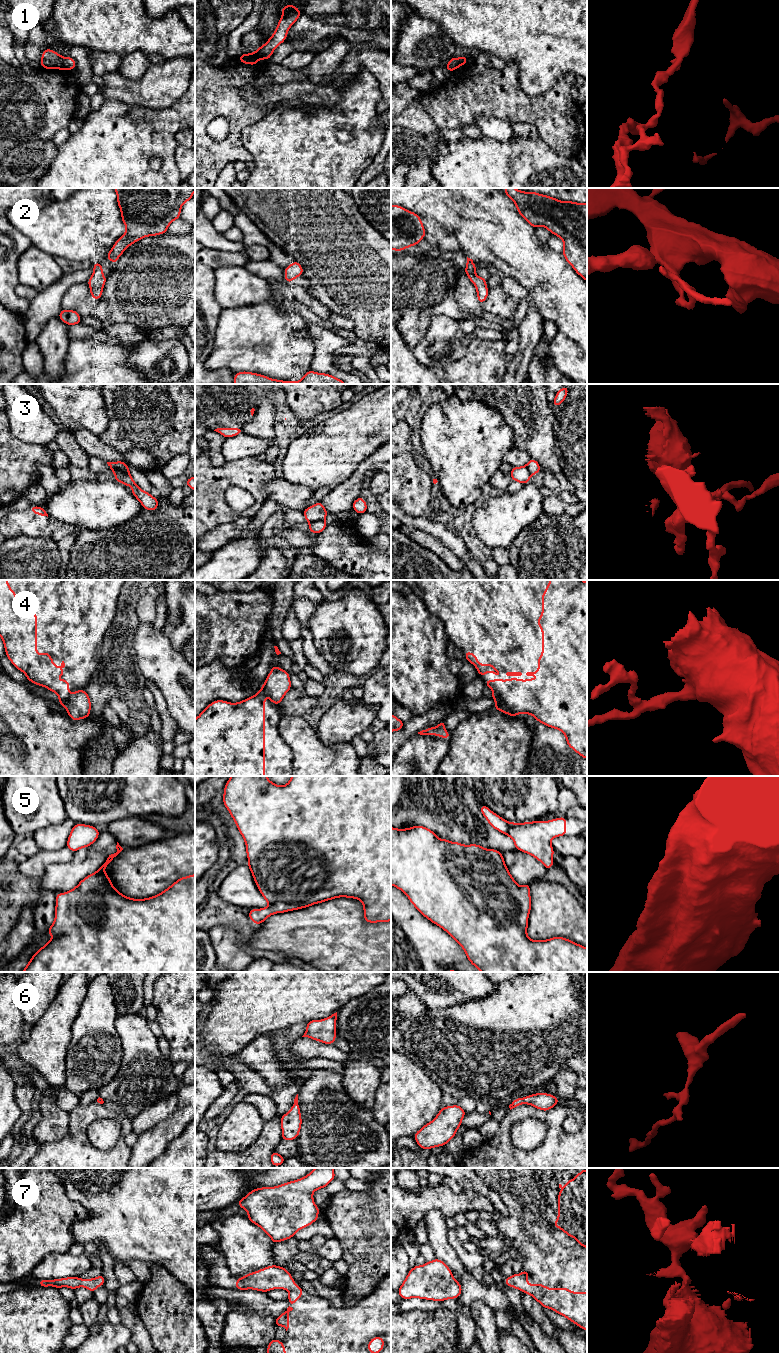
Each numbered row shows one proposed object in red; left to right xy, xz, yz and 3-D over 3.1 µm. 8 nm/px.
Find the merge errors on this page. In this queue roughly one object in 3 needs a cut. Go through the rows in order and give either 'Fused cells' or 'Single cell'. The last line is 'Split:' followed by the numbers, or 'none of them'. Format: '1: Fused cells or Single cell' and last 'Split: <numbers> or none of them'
1: Fused cells
2: Single cell
3: Fused cells
4: Fused cells
5: Single cell
6: Single cell
7: Single cell
Split: 1, 3, 4

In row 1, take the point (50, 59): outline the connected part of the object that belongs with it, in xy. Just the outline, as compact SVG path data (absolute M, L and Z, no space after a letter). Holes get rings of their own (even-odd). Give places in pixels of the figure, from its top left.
M45 49L42 52L40 65L46 69L58 69L64 68L64 57L61 54L56 53L51 49Z

